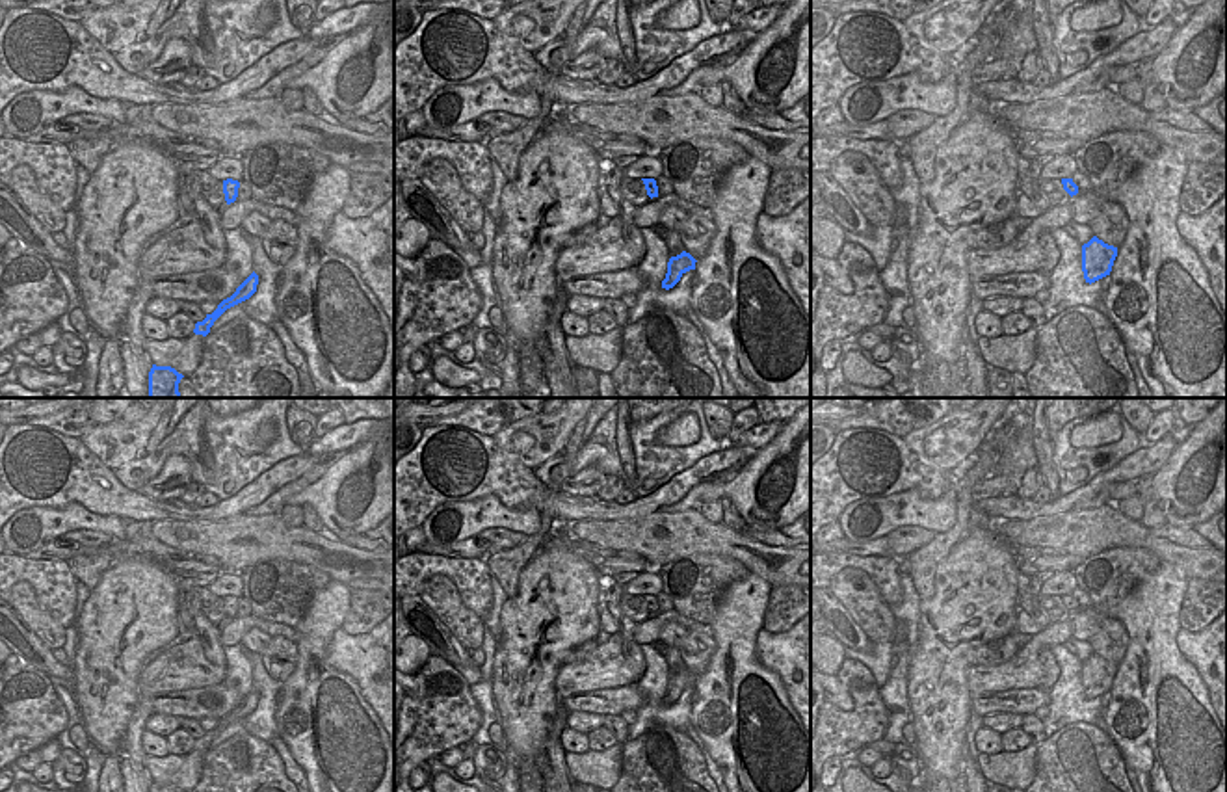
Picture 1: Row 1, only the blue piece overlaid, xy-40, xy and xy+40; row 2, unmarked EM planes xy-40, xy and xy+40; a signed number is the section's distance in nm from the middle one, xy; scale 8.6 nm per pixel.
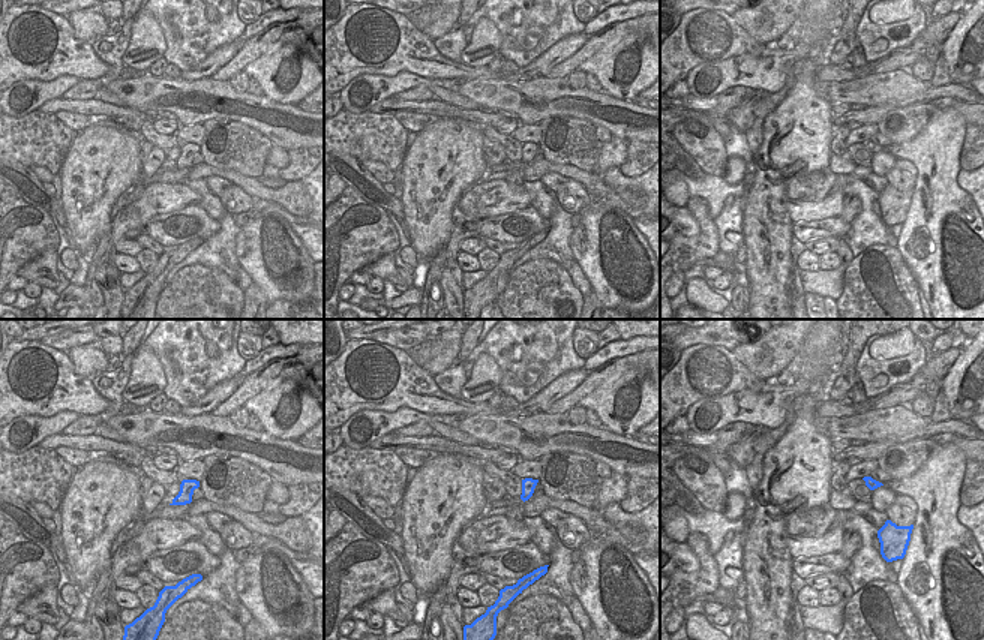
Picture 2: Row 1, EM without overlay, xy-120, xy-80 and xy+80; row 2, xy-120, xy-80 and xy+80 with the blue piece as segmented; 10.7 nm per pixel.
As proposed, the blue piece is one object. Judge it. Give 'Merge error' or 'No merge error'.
Merge error.

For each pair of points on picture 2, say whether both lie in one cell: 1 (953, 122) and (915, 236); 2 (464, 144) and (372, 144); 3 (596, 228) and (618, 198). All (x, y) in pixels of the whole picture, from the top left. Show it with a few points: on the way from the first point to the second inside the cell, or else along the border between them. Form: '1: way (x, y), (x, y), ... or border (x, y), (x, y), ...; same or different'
1: way (936, 150), (936, 207); same
2: border (407, 150), (399, 167); different
3: border (602, 201), (605, 206), (623, 210), (639, 230); different

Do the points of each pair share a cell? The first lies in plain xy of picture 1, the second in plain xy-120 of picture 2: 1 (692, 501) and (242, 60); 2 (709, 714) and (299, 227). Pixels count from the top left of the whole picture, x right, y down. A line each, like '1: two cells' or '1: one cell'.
1: one cell
2: two cells

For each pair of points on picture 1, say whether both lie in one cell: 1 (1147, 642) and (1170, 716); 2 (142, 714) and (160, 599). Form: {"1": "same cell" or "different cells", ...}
{"1": "same cell", "2": "different cells"}

